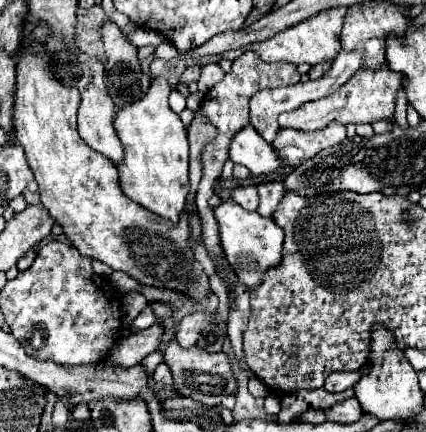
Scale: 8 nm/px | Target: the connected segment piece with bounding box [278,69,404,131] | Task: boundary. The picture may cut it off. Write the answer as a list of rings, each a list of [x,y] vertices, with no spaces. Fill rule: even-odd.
[[[360,69],[340,87],[340,91],[334,91],[332,95],[324,99],[304,103],[292,113],[282,113],[278,117],[278,123],[282,129],[290,127],[298,131],[318,131],[320,127],[326,127],[332,121],[338,121],[342,125],[348,125],[348,123],[358,125],[358,123],[372,123],[372,121],[388,119],[394,115],[394,97],[402,89],[402,83],[404,81],[400,79],[400,75],[396,75],[390,69],[378,69],[378,71]]]

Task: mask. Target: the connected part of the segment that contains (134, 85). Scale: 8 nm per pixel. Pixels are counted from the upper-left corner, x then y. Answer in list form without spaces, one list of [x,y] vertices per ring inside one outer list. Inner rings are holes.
[[[106,21],[102,27],[102,39],[106,49],[106,87],[116,107],[124,107],[146,93],[150,79],[142,73],[138,61],[138,49],[130,45],[122,31]]]

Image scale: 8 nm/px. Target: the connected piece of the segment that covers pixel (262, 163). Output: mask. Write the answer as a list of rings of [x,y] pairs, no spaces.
[[[246,125],[240,129],[230,143],[228,151],[230,159],[234,163],[240,163],[250,169],[252,175],[262,175],[262,173],[272,173],[280,167],[280,157],[276,151],[272,151],[272,145],[266,143],[258,131],[254,131],[252,125]]]

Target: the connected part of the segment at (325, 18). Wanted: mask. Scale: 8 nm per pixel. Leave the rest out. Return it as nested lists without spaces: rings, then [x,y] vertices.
[[[332,7],[332,9],[320,11],[320,13],[304,19],[304,21],[300,21],[298,25],[276,33],[272,39],[266,39],[266,41],[260,41],[260,43],[252,43],[250,47],[230,49],[230,51],[224,53],[224,57],[234,61],[236,57],[240,57],[244,51],[250,49],[250,51],[256,51],[266,63],[284,61],[284,63],[294,63],[294,65],[300,65],[300,63],[316,65],[316,63],[322,63],[326,59],[334,59],[338,55],[338,51],[340,51],[340,27],[344,23],[344,15],[346,15],[344,7]]]

